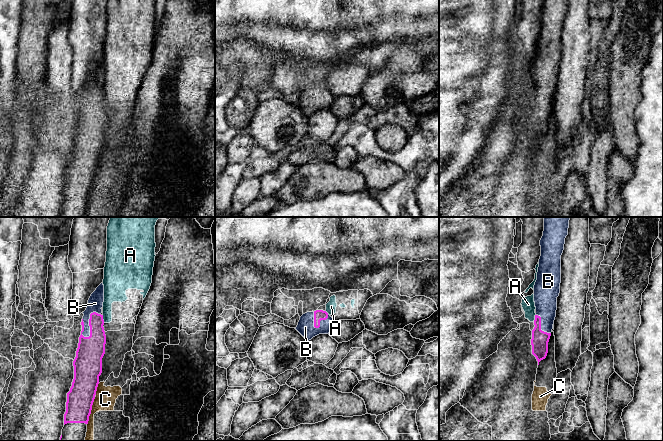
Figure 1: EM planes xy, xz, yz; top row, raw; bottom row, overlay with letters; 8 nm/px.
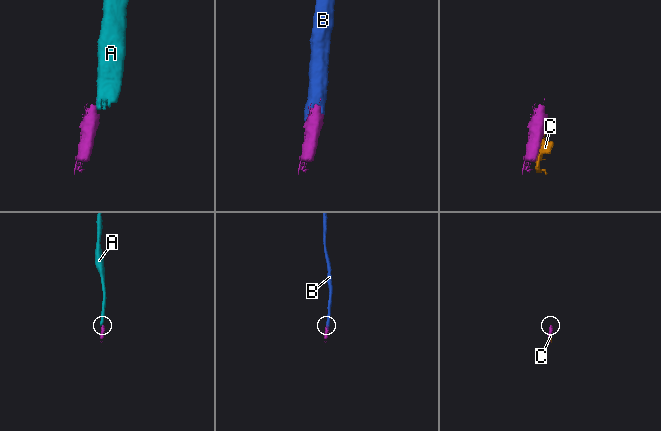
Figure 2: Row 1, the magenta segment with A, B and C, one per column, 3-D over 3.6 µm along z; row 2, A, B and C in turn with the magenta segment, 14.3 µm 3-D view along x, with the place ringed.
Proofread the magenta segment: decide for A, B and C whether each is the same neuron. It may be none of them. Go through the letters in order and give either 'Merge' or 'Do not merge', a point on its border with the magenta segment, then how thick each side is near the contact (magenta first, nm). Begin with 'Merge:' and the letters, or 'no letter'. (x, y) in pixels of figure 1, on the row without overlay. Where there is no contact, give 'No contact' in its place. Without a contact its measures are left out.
Merge: B
A: Do not merge. Touches magenta at xy (102, 94). Thickness 190 nm (magenta) against 180 nm
B: Merge. Touches magenta at xy (89, 98). Thickness 220 nm (magenta) against 120 nm
C: Do not merge. Touches magenta at xy (90, 187). Thickness 220 nm (magenta) against 170 nm

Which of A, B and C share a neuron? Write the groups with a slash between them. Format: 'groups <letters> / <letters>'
groups A / B / C

